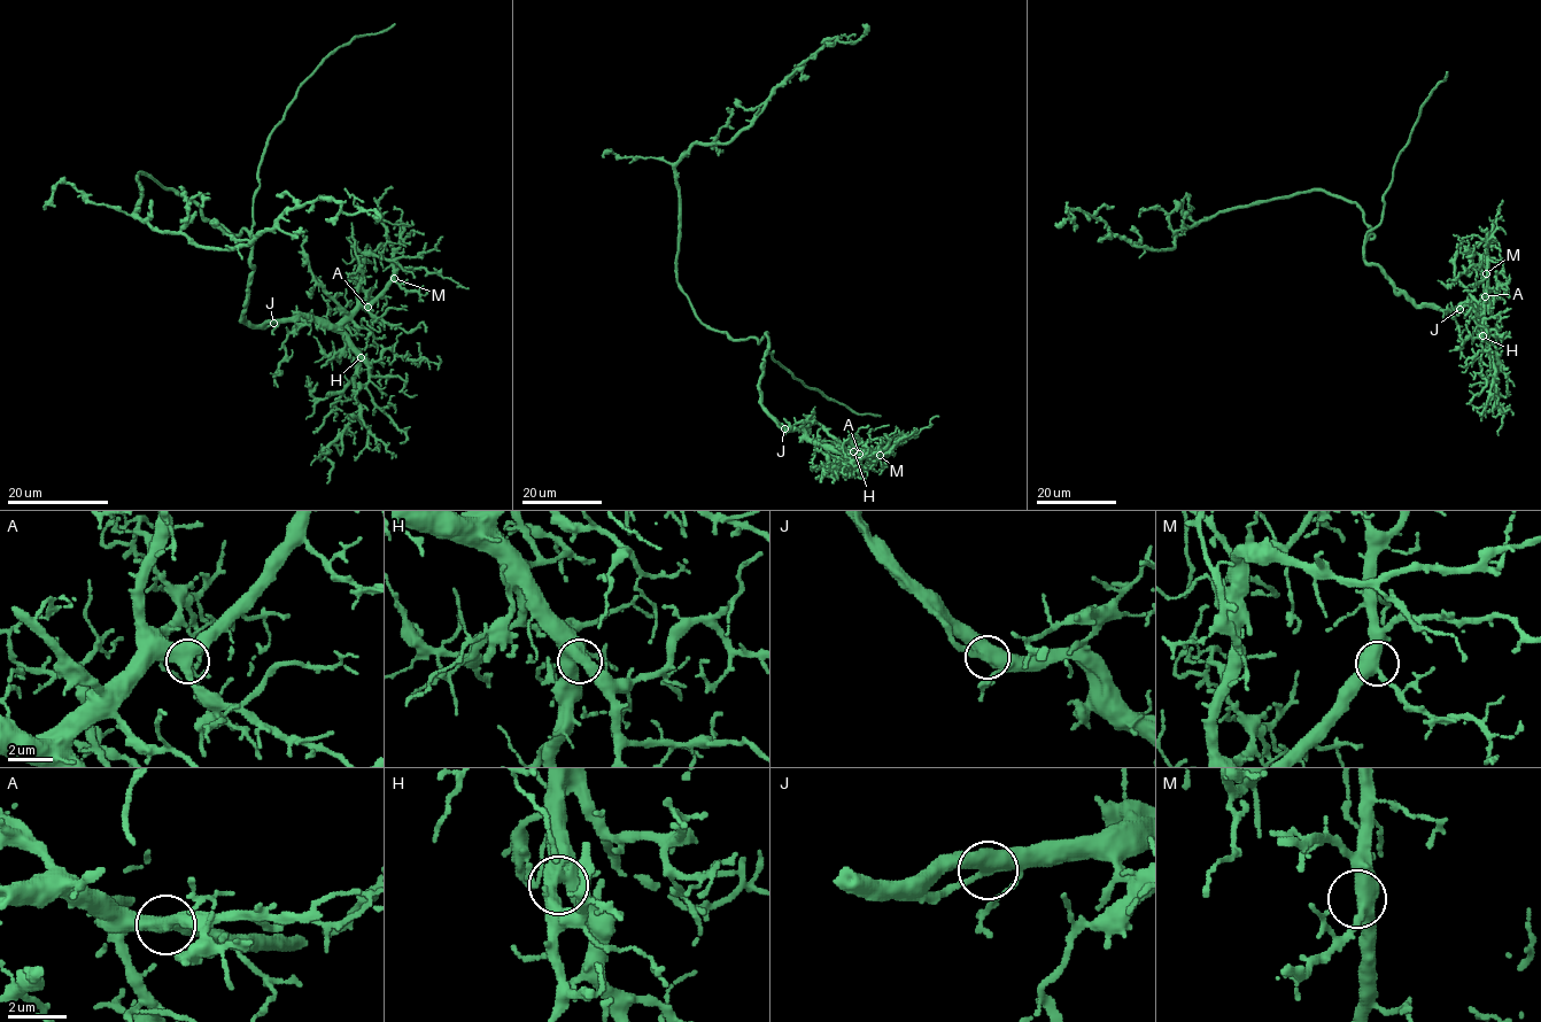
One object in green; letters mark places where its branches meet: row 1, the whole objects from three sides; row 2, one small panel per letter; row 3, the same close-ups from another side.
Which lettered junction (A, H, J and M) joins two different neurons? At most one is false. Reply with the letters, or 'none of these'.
none of these

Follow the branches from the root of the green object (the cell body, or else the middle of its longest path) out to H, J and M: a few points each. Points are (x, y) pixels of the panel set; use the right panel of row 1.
H: (1348, 201), (1373, 235), (1363, 258), (1417, 306), (1471, 306), (1483, 335)
J: (1348, 201), (1362, 209), (1369, 238), (1373, 235), (1363, 246), (1365, 261), (1376, 263), (1417, 306), (1460, 309)
M: (1348, 201), (1362, 209), (1369, 238), (1373, 235), (1365, 241), (1363, 258), (1417, 306), (1479, 310), (1486, 273)

